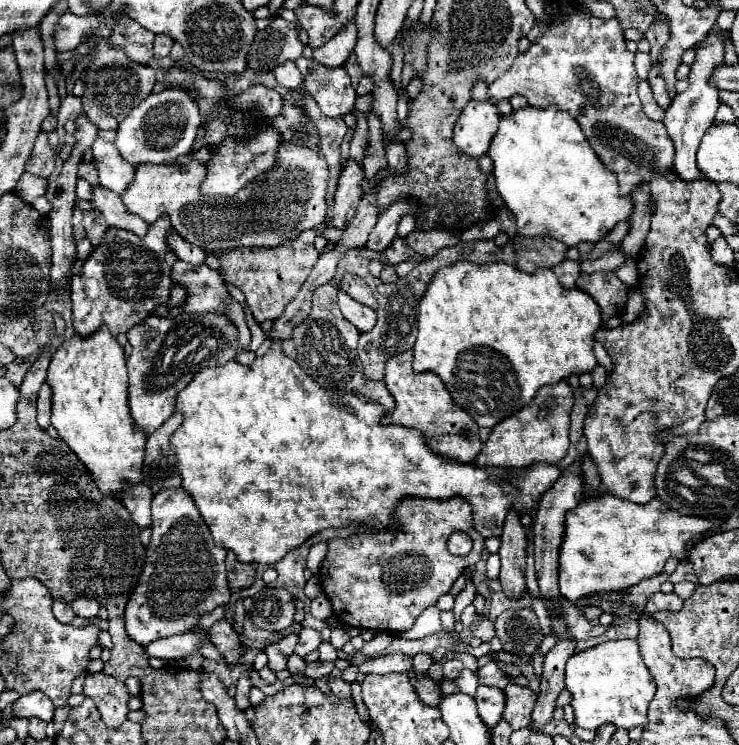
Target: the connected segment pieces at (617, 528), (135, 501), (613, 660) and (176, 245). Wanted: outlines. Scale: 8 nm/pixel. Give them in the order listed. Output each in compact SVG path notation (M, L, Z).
M609 493L597 495L593 499L583 499L579 507L567 513L565 537L559 553L559 591L563 599L567 599L569 603L575 603L577 599L597 591L629 589L641 583L643 579L659 575L669 557L683 561L685 553L689 553L691 547L695 547L695 543L699 543L709 531L715 531L715 529L719 529L717 521L673 511L667 507L667 503L663 503L657 497L645 505L635 505L627 499L613 497Z
M143 483L127 485L121 495L123 505L131 513L131 519L137 523L139 529L151 527L151 499L153 499L153 493Z
M637 639L609 641L573 655L567 661L565 687L573 693L571 705L575 709L577 725L583 729L599 729L607 723L623 729L645 727L647 707L657 691L655 679L639 653Z
M171 231L171 235L167 235L167 245L173 247L175 255L181 261L187 261L187 263L205 263L205 259L207 259L205 249L201 249L197 245L191 245L189 241L183 241L183 237L179 237L175 231Z

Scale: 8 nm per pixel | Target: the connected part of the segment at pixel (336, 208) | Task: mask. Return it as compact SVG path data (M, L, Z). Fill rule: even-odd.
M347 161L341 177L339 177L339 185L335 191L335 203L333 203L333 211L331 211L331 221L335 225L335 229L343 229L347 227L347 223L355 217L355 209L361 201L361 183L363 183L365 175L363 169L355 163L355 161Z

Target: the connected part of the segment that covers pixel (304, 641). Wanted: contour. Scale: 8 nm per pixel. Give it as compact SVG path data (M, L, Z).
M303 627L301 633L299 633L299 643L295 647L295 655L305 657L311 651L315 651L321 643L323 643L323 639L321 639L321 633L319 631L315 631L311 627Z

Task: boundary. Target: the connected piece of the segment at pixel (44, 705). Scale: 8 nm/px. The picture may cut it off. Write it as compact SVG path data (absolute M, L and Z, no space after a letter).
M33 691L27 695L21 695L15 703L13 703L13 715L15 717L39 717L45 723L53 721L53 703L51 699L47 699L47 695L43 695L41 691Z

